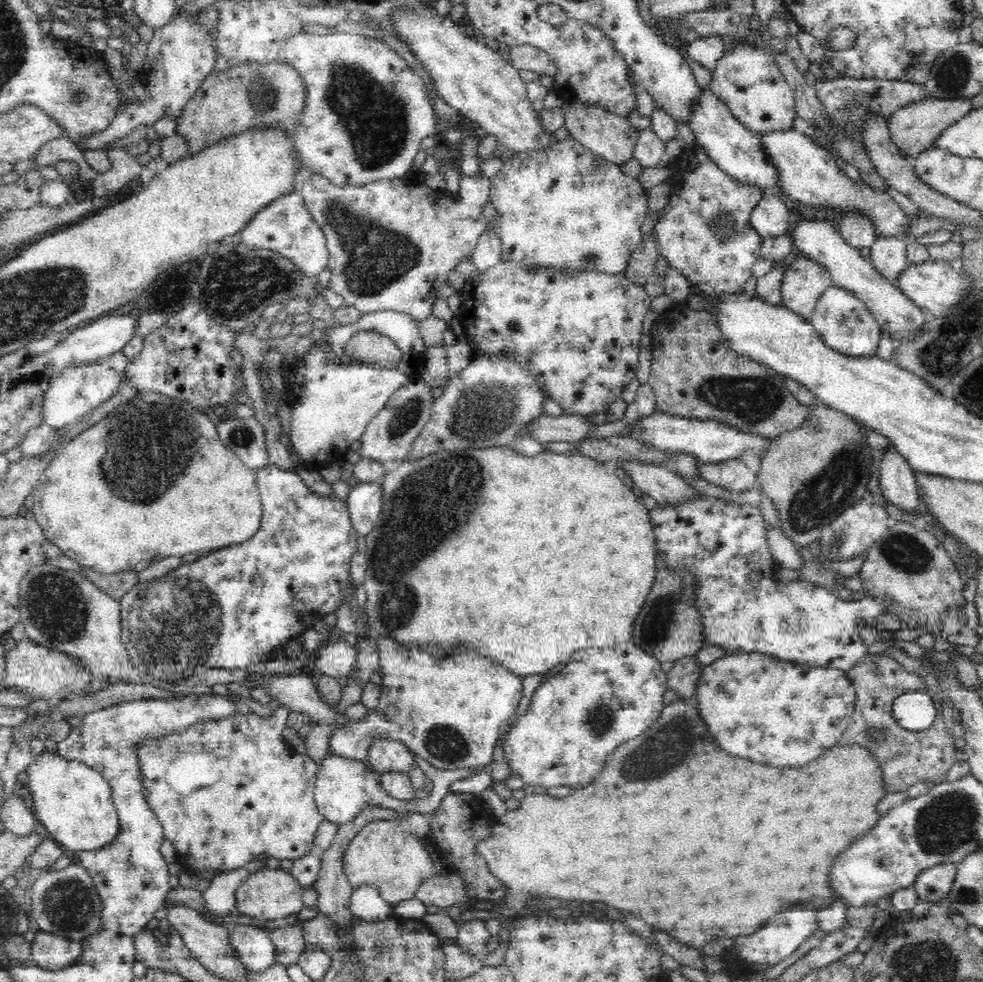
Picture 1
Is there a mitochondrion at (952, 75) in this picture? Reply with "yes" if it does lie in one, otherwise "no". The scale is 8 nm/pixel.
yes

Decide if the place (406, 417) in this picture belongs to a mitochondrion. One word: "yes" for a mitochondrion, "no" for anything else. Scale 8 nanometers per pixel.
yes

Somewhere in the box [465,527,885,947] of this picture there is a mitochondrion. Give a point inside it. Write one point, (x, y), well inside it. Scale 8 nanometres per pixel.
(670, 742)

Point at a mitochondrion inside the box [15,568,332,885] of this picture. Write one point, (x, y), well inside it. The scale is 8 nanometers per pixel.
(175, 624)

